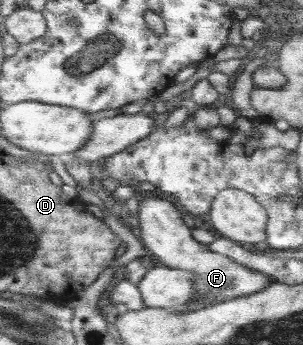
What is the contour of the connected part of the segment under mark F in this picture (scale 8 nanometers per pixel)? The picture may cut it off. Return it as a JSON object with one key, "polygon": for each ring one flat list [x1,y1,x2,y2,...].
{"polygon":[[151,192,140,199,138,216,141,228,141,242,147,251,161,263,175,268,196,273,194,288,196,297,186,303,177,312,190,312,211,304,224,302,226,299,238,298,261,291,267,286,267,275,255,272,243,264,229,259,226,255,211,251,207,245,197,243,191,237,191,229,183,223,177,207,161,193]]}

